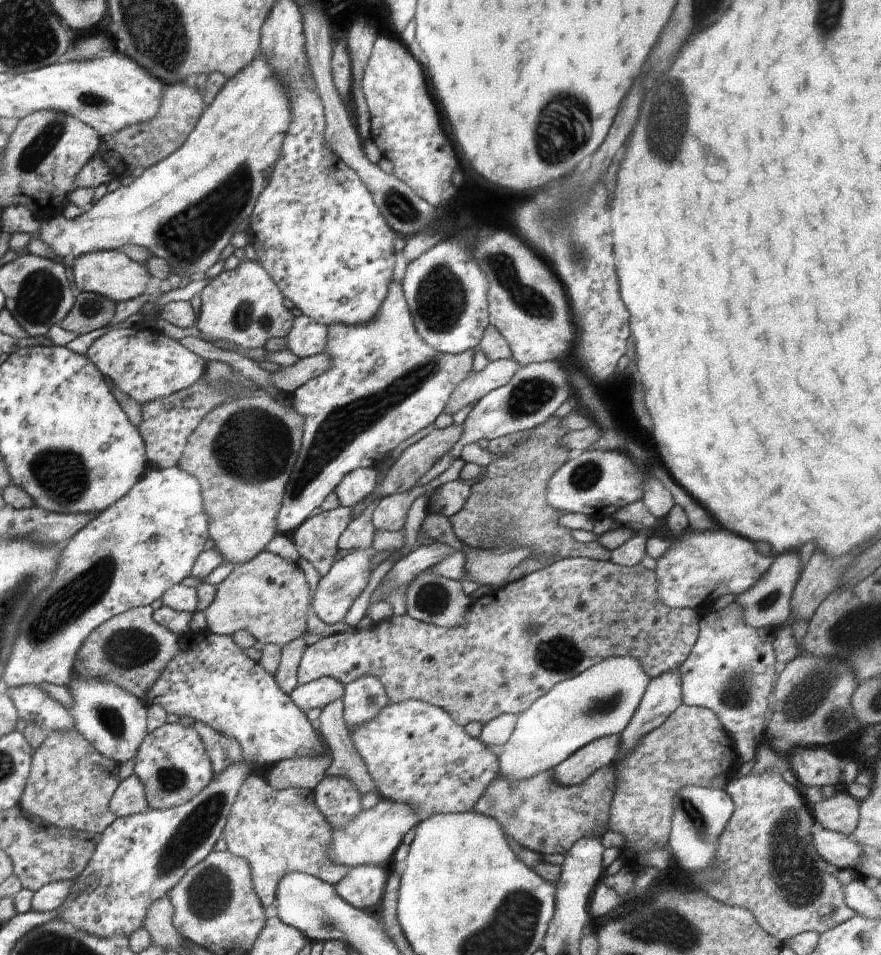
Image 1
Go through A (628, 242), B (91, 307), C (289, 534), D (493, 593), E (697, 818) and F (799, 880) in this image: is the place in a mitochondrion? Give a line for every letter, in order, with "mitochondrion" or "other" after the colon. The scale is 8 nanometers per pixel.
A: other
B: mitochondrion
C: other
D: other
E: mitochondrion
F: mitochondrion

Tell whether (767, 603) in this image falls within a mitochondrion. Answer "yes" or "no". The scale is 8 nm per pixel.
yes

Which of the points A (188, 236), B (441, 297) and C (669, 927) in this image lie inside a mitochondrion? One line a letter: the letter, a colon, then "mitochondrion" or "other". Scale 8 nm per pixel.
A: mitochondrion
B: mitochondrion
C: mitochondrion

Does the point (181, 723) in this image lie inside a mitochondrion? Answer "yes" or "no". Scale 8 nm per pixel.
no

